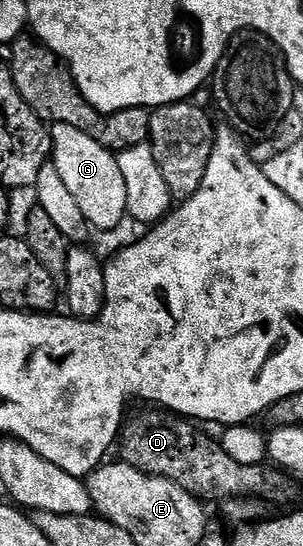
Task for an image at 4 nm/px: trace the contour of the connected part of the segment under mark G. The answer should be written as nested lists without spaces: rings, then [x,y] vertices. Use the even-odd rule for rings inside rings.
[[[52,124],[49,132],[53,163],[65,187],[69,187],[73,199],[77,199],[84,222],[95,229],[117,228],[127,217],[125,175],[121,175],[118,156],[110,149],[101,147],[97,139],[89,139],[85,131],[77,131],[77,127]]]

